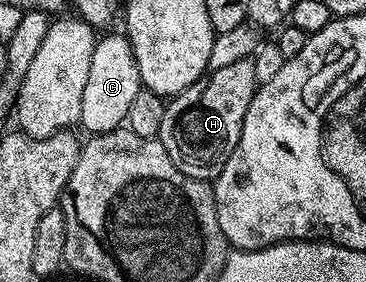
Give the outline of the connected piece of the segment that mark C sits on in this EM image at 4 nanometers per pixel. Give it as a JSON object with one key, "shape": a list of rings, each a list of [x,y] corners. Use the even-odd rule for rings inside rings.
{"shape":[[[121,31],[102,36],[91,55],[91,75],[87,75],[87,88],[83,90],[80,128],[85,128],[89,135],[109,133],[112,129],[122,128],[131,111],[131,103],[142,87],[139,67],[135,63],[128,37]]]}

